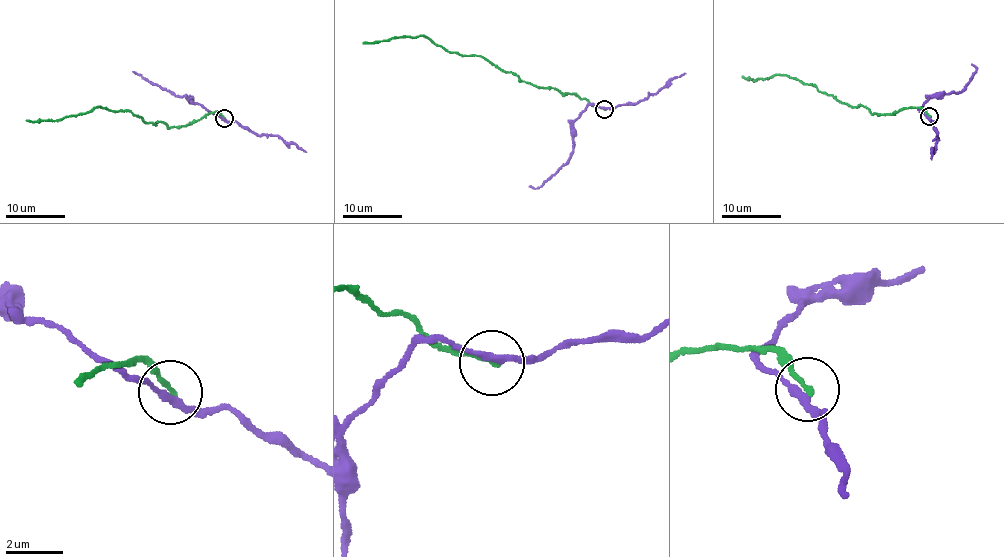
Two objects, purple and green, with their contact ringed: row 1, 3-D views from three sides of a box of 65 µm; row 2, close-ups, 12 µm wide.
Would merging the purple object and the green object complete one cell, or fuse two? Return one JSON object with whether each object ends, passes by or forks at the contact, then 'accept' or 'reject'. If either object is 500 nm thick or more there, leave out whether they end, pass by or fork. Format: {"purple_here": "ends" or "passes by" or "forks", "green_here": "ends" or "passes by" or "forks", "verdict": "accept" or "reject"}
{"purple_here": "passes by", "green_here": "ends", "verdict": "reject"}

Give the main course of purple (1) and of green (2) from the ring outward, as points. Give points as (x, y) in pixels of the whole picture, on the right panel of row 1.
1: (929, 116), (920, 107), (930, 95), (964, 90), (976, 69), (971, 64)
2: (929, 116), (923, 108), (905, 107), (872, 113), (785, 75), (755, 81), (742, 76)

